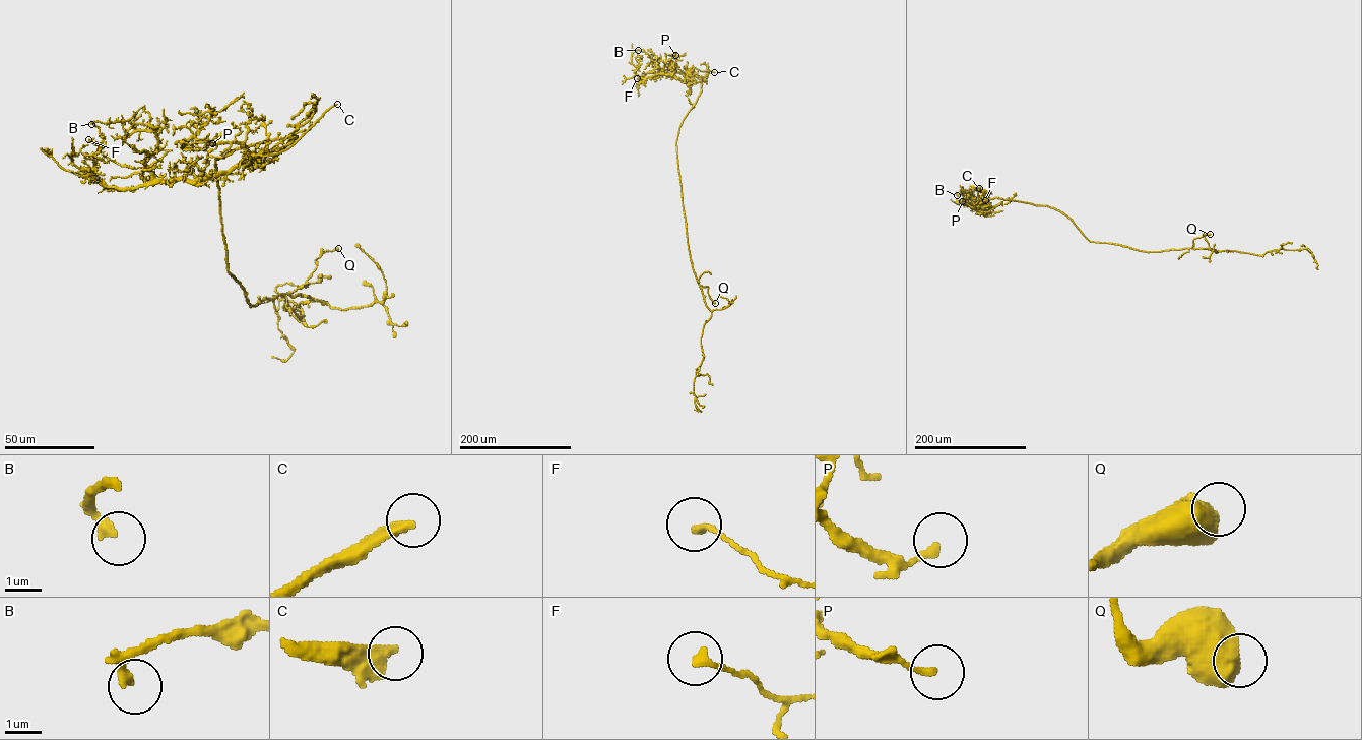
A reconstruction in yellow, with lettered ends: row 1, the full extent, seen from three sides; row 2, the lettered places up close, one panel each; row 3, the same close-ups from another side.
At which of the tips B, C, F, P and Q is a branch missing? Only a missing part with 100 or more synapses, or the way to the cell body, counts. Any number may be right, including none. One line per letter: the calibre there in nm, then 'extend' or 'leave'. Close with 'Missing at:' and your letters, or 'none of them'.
B: 190 nm | leave
C: 360 nm | extend
F: 190 nm | leave
P: 200 nm | leave
Q: 700 nm | leave
Missing at: C

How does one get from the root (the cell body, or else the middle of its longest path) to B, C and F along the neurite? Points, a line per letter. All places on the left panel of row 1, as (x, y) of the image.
B: (231, 274), (215, 161), (294, 131), (289, 143), (230, 171), (156, 180), (144, 165), (156, 127), (91, 124)
C: (231, 274), (215, 161), (240, 147), (283, 139), (294, 131), (289, 143), (258, 155), (279, 153), (337, 104)
F: (231, 274), (215, 161), (294, 131), (281, 147), (195, 180), (156, 180), (145, 168), (108, 159), (88, 139)

